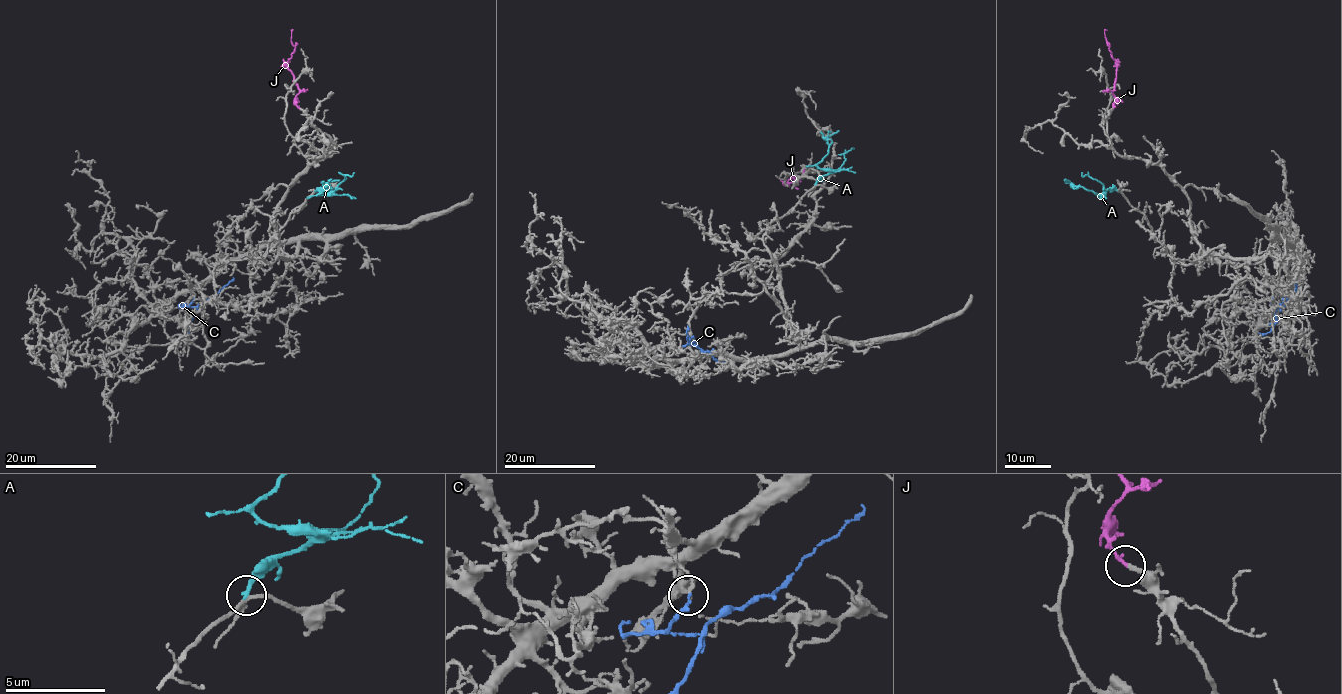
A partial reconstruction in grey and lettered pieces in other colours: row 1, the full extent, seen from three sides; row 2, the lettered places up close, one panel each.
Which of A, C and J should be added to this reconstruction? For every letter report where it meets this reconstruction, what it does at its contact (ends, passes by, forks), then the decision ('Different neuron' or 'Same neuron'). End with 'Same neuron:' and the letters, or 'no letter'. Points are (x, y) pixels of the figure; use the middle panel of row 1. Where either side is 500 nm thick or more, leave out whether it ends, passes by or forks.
A: Touches grey at (815, 184). It ends there. Same neuron
C: Touches grey at (693, 339). It ends there. Different neuron
J: Touches grey at (799, 179). It ends there. Same neuron
Same neuron: A, J

